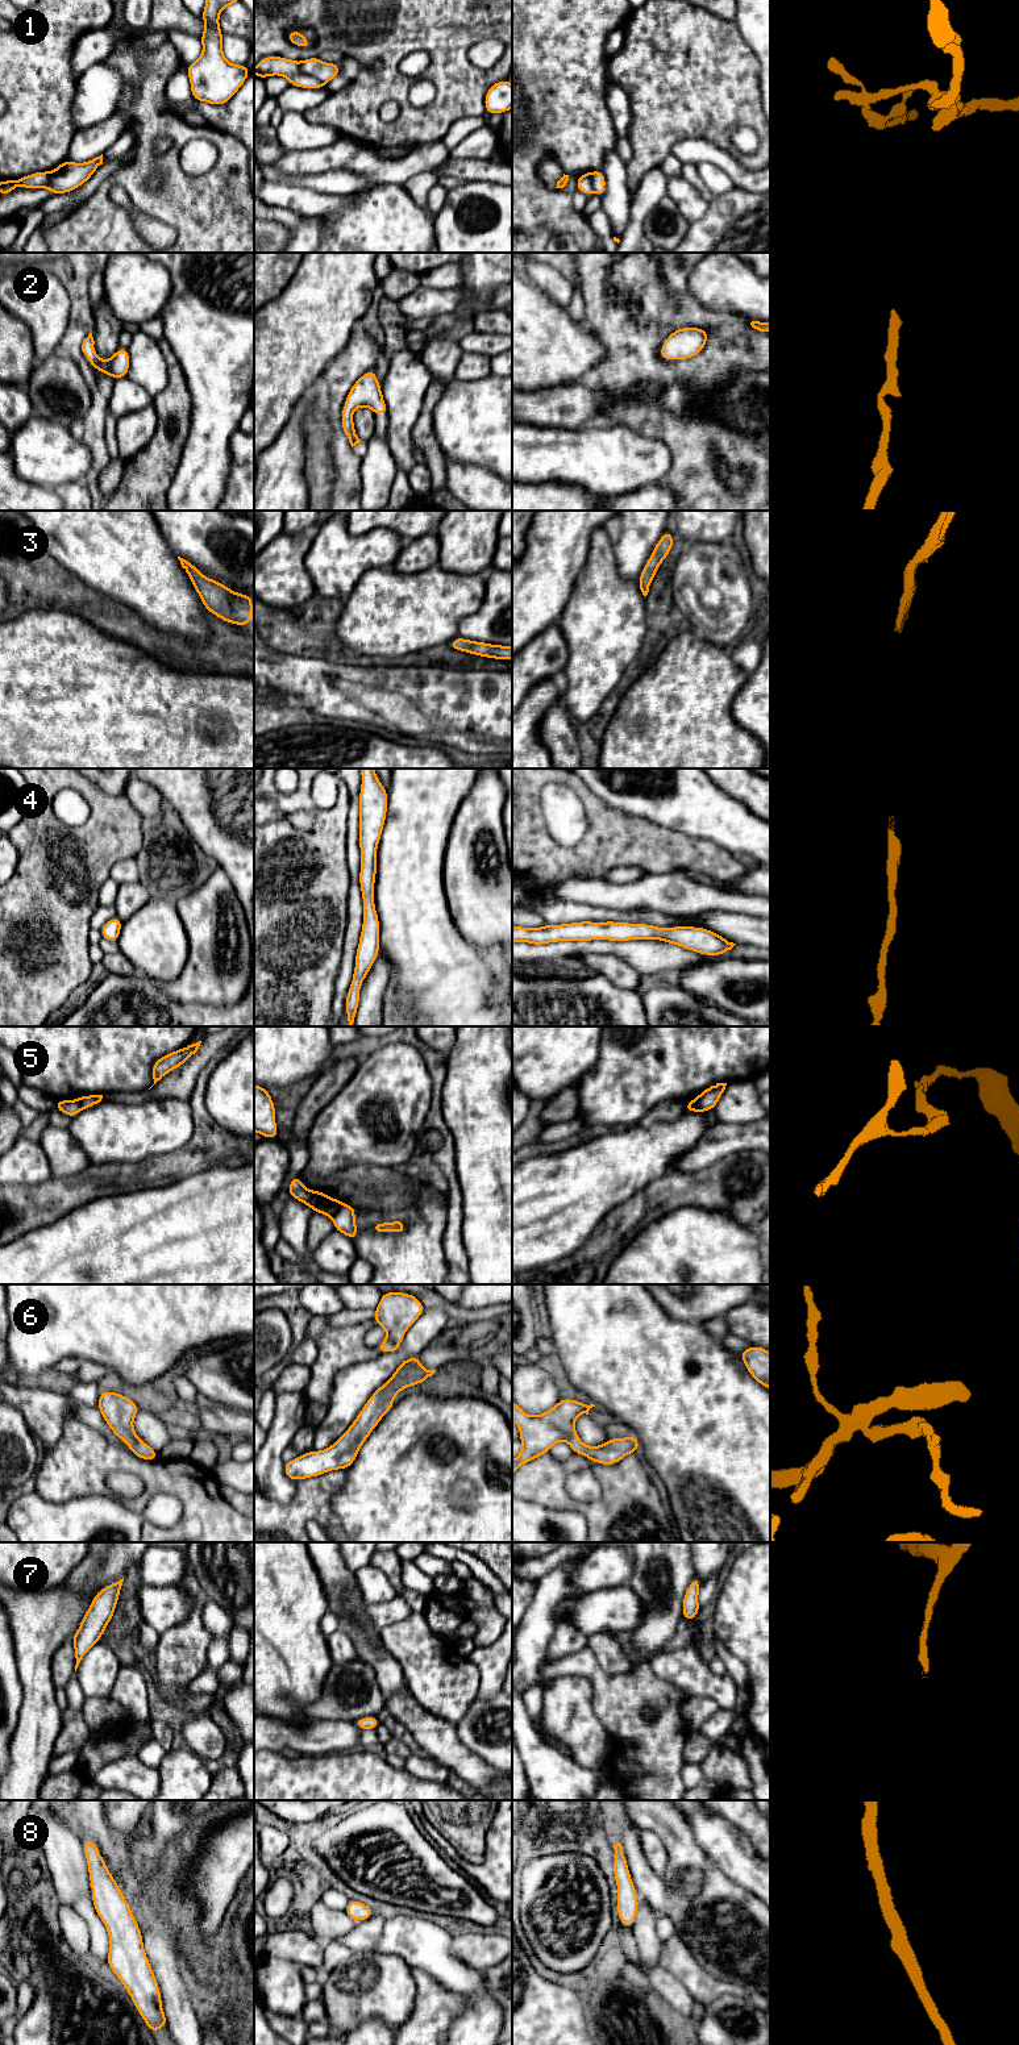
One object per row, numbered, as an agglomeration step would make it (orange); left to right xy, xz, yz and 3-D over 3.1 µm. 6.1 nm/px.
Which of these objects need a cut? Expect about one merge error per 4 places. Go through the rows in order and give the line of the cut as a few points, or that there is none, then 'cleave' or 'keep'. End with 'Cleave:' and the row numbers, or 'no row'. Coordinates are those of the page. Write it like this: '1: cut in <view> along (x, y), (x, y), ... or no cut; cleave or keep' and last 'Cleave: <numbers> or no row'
1: cut in xz along (298, 63), (304, 73), (317, 78), (324, 84); cleave
2: no cut; keep
3: no cut; keep
4: no cut; keep
5: cut in xz along (341, 1202), (331, 1216); cleave
6: no cut; keep
7: no cut; keep
8: no cut; keep
Cleave: 1, 5

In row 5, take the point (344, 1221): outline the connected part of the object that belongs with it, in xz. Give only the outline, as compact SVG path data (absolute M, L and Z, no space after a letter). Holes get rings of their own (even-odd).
M341 1201L337 1212L332 1216L334 1230L344 1233L352 1241L355 1240L359 1230L355 1226L355 1207Z

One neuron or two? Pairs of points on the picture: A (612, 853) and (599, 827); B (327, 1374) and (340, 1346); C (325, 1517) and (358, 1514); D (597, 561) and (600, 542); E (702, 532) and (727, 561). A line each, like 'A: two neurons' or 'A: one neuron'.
A: one neuron
B: one neuron
C: two neurons
D: one neuron
E: two neurons

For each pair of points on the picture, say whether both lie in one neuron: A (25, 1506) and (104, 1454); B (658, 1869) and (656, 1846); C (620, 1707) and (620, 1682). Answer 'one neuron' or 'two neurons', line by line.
A: two neurons
B: one neuron
C: one neuron

